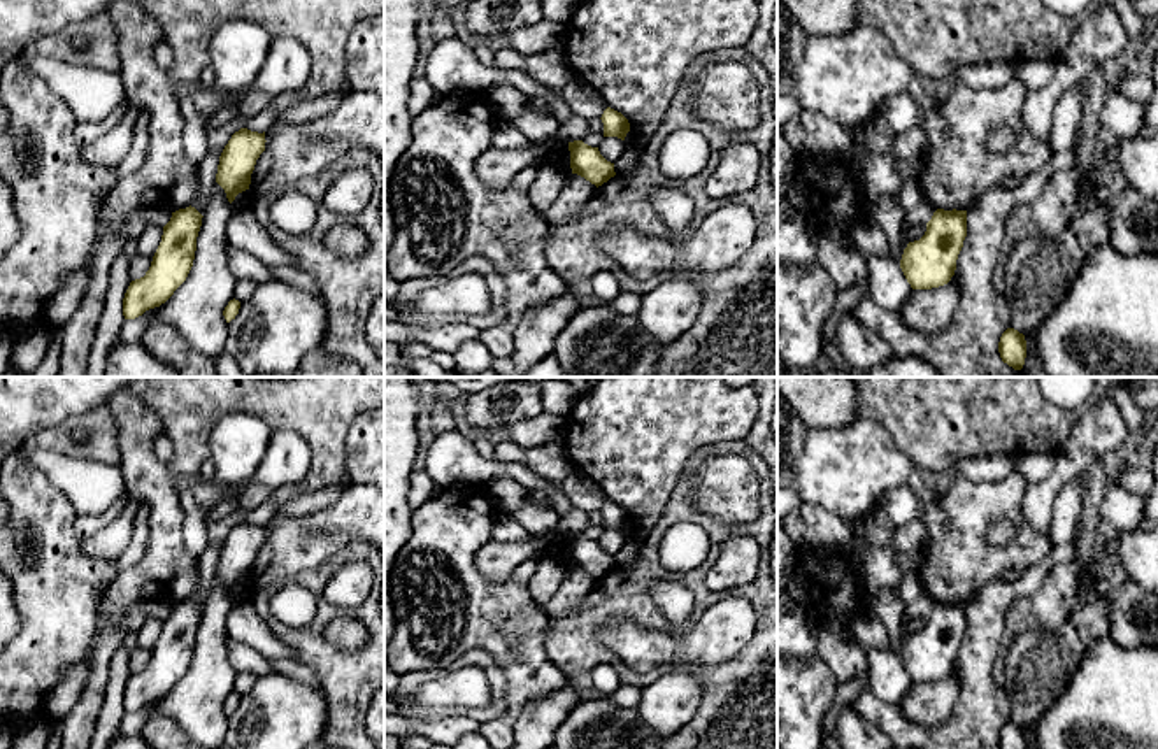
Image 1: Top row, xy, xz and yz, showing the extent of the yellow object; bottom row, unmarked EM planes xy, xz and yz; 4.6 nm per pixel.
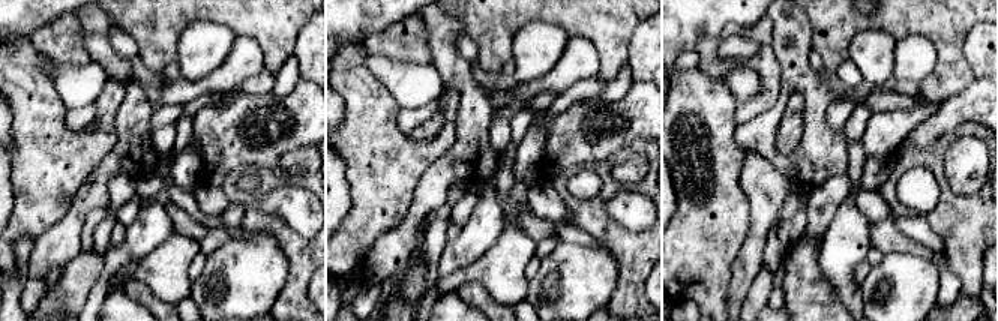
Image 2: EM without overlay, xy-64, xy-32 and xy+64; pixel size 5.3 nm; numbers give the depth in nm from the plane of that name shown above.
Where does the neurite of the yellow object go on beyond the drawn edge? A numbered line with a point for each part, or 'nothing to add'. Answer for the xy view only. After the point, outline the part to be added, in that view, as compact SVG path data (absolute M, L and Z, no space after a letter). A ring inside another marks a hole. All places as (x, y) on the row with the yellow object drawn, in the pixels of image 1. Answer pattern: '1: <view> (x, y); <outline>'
nothing to add

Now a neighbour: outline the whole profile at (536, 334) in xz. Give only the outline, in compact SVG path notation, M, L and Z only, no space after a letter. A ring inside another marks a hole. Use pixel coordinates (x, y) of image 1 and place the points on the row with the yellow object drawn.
M572 288L544 305L525 312L514 333L512 363L518 375L526 374L540 360L553 354L558 335L579 310Z

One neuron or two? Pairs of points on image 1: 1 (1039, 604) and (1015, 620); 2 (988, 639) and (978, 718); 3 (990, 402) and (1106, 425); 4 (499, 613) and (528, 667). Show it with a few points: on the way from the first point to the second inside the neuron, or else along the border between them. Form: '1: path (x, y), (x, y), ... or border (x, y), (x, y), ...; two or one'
1: path (1034, 609), (1020, 618); one
2: path (978, 658), (978, 699); one
3: border (1079, 416), (1071, 437), (1057, 455); two
4: path (513, 621), (528, 637), (528, 653); one

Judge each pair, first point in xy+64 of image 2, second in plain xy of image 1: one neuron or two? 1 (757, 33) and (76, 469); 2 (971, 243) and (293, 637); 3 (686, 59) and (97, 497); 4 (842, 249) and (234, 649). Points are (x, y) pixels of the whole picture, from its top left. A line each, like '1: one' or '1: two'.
1: two
2: one
3: one
4: two

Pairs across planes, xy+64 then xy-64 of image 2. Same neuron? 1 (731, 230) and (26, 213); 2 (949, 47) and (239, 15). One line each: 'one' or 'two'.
1: one
2: one

